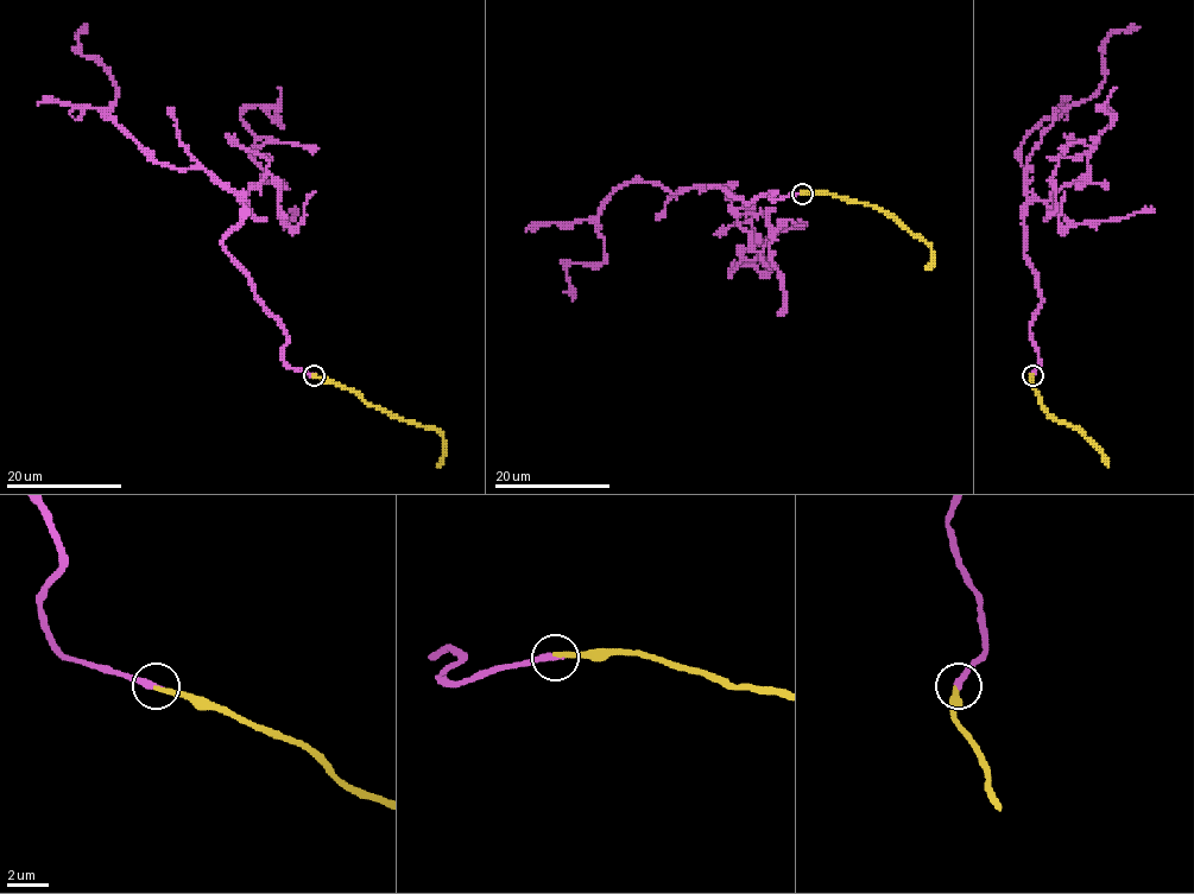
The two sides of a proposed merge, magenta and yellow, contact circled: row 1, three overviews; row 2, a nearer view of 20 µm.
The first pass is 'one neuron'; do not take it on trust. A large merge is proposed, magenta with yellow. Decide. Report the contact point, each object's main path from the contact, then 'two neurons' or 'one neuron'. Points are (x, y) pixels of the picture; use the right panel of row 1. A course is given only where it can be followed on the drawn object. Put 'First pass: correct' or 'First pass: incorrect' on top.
First pass: correct
at (1033, 375); magenta runs (1031, 374), (1041, 296), (1024, 253), (1031, 170), (1018, 151), (1044, 119), (1100, 88), (1105, 38), (1138, 27); yellow runs (1031, 374), (1031, 385), (1042, 406), (1055, 419), (1076, 426), (1088, 437), (1109, 465); one neuron

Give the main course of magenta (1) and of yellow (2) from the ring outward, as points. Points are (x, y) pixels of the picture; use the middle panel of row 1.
1: (802, 192), (745, 202), (711, 185), (731, 184), (625, 183), (598, 219), (605, 261), (566, 266), (573, 299)
2: (802, 192), (829, 192), (869, 203), (895, 216), (932, 249), (932, 264), (926, 270)

